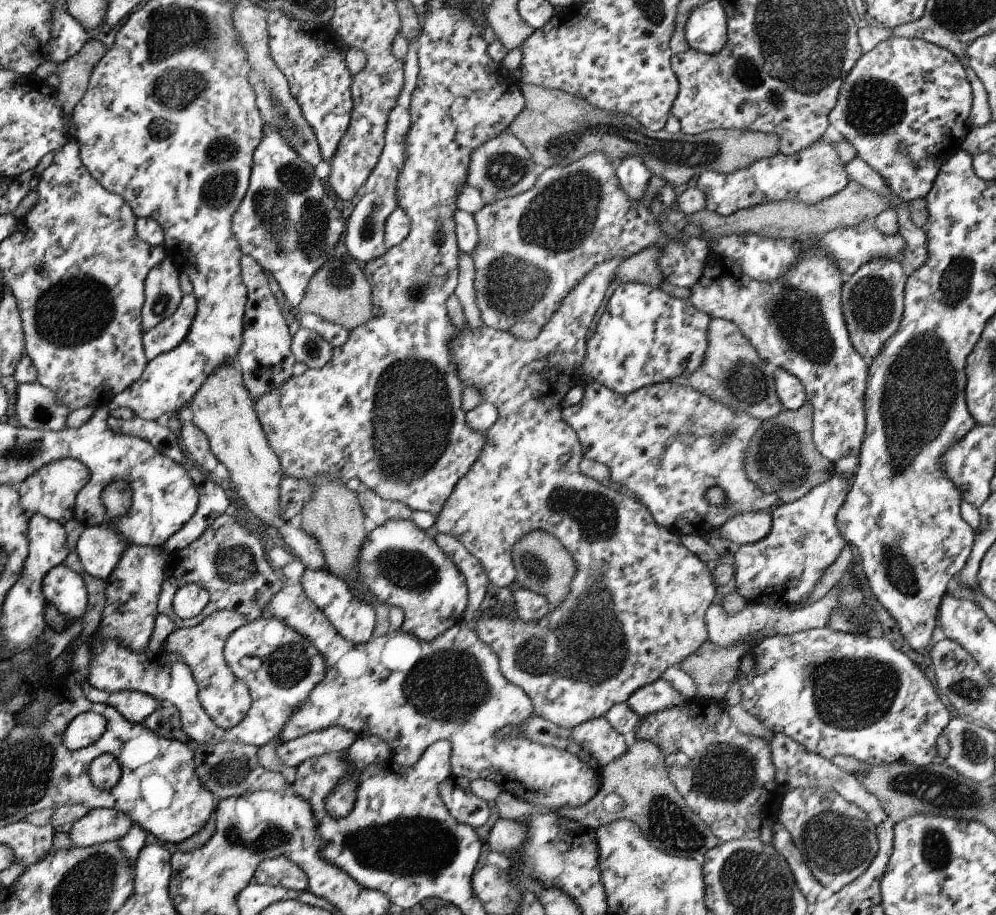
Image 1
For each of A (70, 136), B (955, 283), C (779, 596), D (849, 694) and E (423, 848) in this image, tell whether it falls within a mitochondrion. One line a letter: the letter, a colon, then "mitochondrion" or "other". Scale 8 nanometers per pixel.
A: other
B: mitochondrion
C: other
D: mitochondrion
E: mitochondrion

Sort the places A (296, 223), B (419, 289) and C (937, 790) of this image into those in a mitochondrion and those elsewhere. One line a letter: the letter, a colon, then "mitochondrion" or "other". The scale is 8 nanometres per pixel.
A: mitochondrion
B: mitochondrion
C: mitochondrion

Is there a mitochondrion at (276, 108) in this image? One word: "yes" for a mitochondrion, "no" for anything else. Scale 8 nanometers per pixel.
yes

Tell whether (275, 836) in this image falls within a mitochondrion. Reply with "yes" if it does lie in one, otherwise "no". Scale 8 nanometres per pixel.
yes

